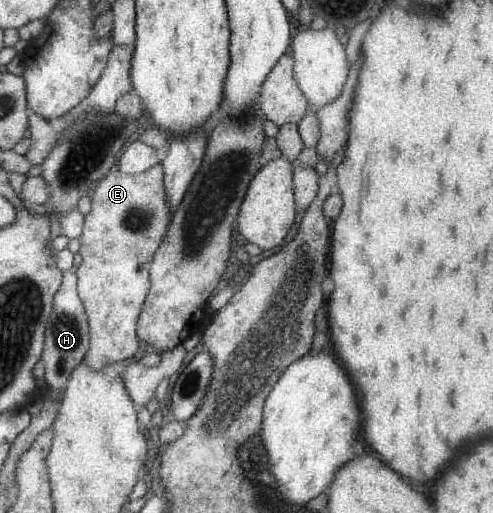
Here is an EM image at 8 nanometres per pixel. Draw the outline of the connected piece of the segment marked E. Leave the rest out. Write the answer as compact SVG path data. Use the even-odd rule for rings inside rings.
M160 163L135 175L124 174L112 168L97 181L89 196L90 209L84 215L83 229L77 237L80 242L78 253L81 255L81 262L74 274L78 296L83 304L88 323L89 347L81 362L85 362L92 370L100 370L105 364L123 365L131 360L133 353L139 347L136 321L149 289L148 271L151 258L165 235L171 213L166 206Z

